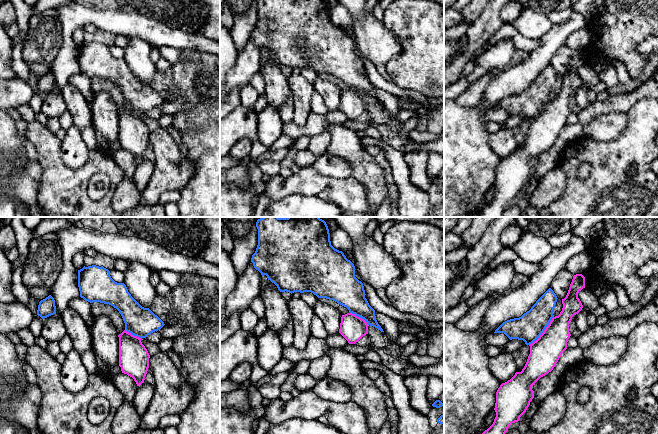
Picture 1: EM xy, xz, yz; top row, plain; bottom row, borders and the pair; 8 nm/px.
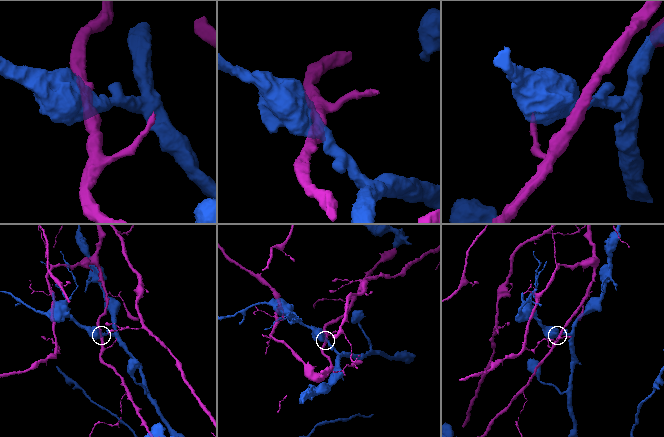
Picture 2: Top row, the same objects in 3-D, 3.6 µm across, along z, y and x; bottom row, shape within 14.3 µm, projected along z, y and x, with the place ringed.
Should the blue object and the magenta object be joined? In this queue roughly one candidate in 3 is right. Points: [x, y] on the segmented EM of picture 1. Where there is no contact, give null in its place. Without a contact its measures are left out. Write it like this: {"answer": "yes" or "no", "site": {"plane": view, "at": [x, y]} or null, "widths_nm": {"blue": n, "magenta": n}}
{"answer": "no", "site": {"plane": "yz", "at": [543, 331]}, "widths_nm": {"blue": 220, "magenta": 240}}

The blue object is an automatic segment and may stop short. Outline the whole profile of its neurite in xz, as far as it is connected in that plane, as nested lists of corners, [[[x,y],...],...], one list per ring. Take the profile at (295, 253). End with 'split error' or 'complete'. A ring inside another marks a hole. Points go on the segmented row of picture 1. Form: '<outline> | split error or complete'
[[[262,217],[257,220],[258,245],[252,255],[251,262],[261,275],[266,275],[280,292],[311,292],[318,298],[333,300],[346,307],[349,313],[364,319],[368,325],[384,332],[378,324],[375,310],[365,298],[363,283],[355,277],[355,266],[342,251],[331,245],[330,233],[326,222],[319,217]]] | complete

